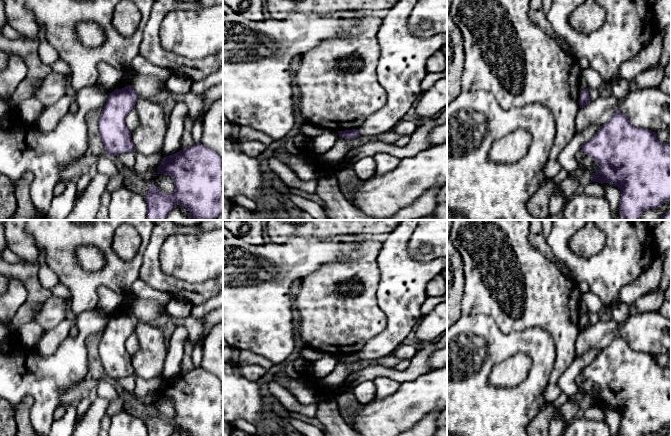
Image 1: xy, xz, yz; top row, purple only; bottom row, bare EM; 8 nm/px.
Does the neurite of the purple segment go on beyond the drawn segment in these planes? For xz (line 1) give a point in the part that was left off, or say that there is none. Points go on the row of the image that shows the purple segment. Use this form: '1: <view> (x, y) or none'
1: none

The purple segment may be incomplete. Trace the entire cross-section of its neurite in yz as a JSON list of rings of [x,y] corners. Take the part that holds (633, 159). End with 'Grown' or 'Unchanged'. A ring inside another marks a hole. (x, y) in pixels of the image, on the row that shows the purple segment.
[[[616,110],[612,118],[581,148],[585,154],[599,162],[597,171],[592,173],[591,181],[608,183],[620,189],[618,209],[626,220],[640,220],[645,210],[658,208],[671,199],[671,144],[660,142],[655,132],[649,129],[635,127],[621,111]]]. Unchanged

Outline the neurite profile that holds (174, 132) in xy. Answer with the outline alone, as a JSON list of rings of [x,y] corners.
[[[177,101],[171,114],[165,134],[162,152],[166,155],[172,155],[181,150],[180,139],[183,134],[184,120],[188,115],[188,107],[185,102]]]

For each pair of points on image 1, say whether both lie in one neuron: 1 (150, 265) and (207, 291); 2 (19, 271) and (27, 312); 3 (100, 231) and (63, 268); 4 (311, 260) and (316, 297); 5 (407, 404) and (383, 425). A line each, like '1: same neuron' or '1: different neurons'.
1: same neuron
2: same neuron
3: same neuron
4: different neurons
5: same neuron

